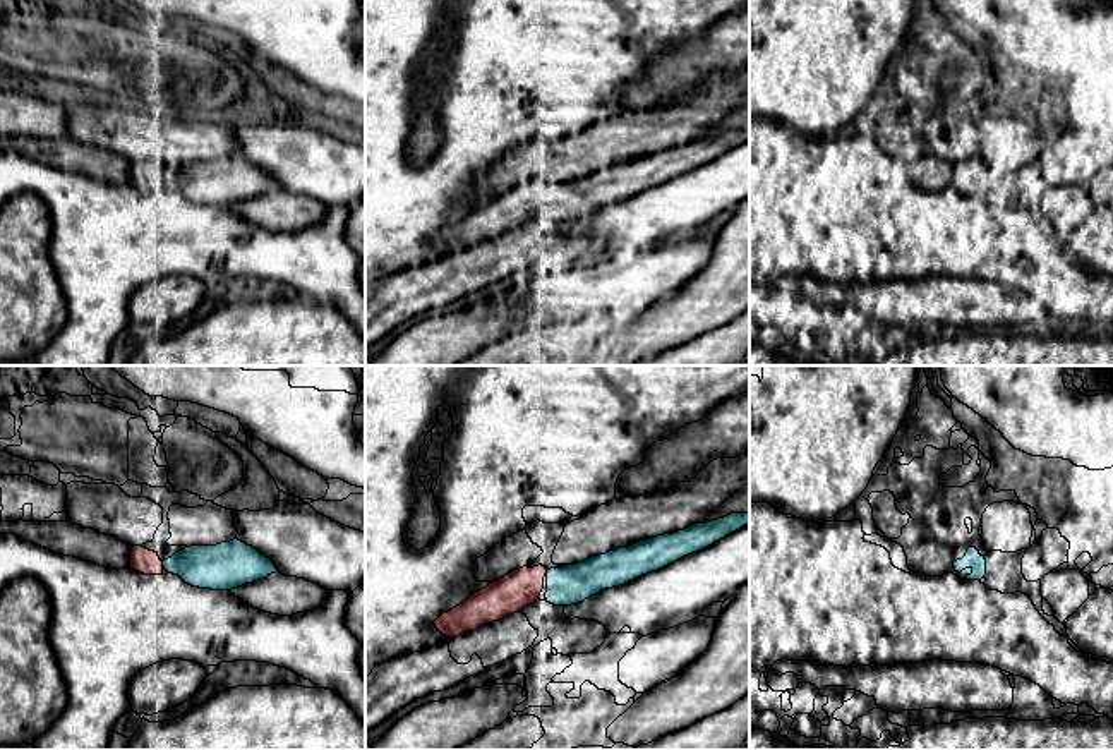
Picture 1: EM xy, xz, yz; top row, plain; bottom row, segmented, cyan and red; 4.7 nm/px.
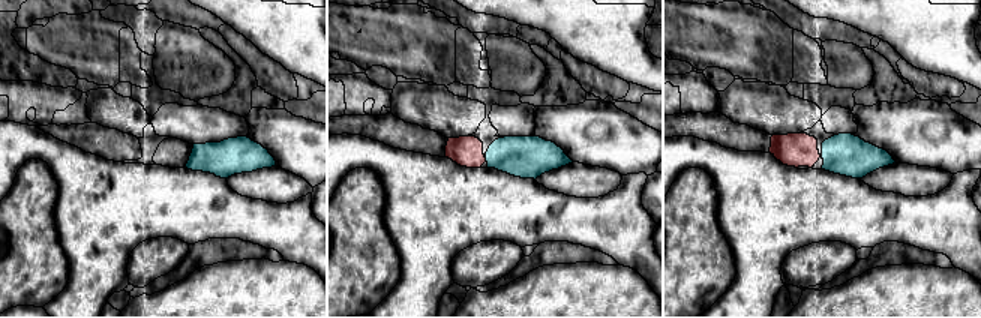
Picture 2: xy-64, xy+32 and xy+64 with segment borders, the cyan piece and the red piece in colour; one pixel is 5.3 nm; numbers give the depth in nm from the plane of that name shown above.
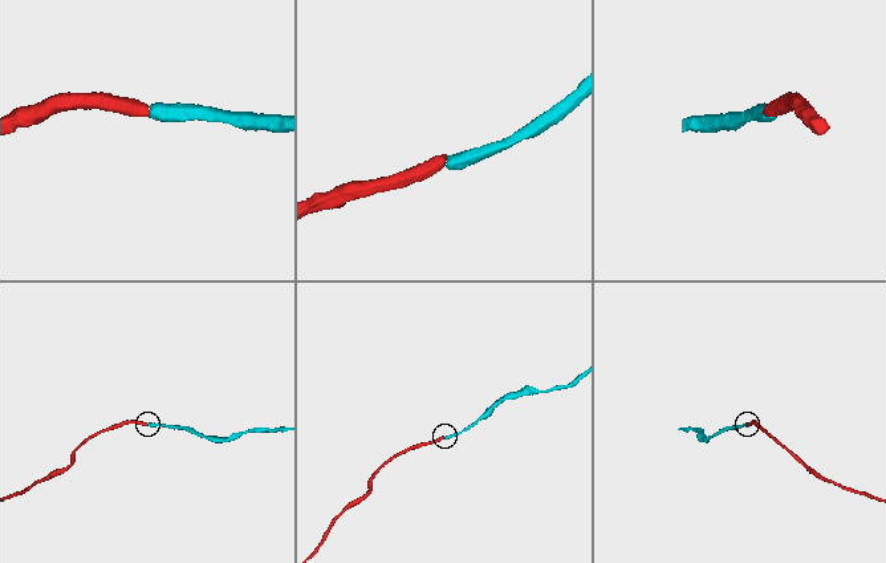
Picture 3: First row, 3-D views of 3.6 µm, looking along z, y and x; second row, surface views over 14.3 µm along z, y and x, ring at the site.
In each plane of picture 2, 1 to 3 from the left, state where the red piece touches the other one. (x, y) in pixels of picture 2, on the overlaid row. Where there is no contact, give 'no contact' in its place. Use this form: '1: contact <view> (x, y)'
1: no contact
2: contact xy+32 (486, 159)
3: no contact

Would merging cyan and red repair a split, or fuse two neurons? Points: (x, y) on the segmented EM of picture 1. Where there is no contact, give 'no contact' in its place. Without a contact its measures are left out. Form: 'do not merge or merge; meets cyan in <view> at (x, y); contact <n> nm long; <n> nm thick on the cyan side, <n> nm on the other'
merge; meets cyan in xy at (163, 565); contact 30 nm long; 200 nm thick on the cyan side, 120 nm on the other

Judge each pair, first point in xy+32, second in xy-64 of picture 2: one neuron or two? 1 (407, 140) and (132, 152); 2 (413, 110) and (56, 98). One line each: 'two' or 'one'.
1: one
2: two

